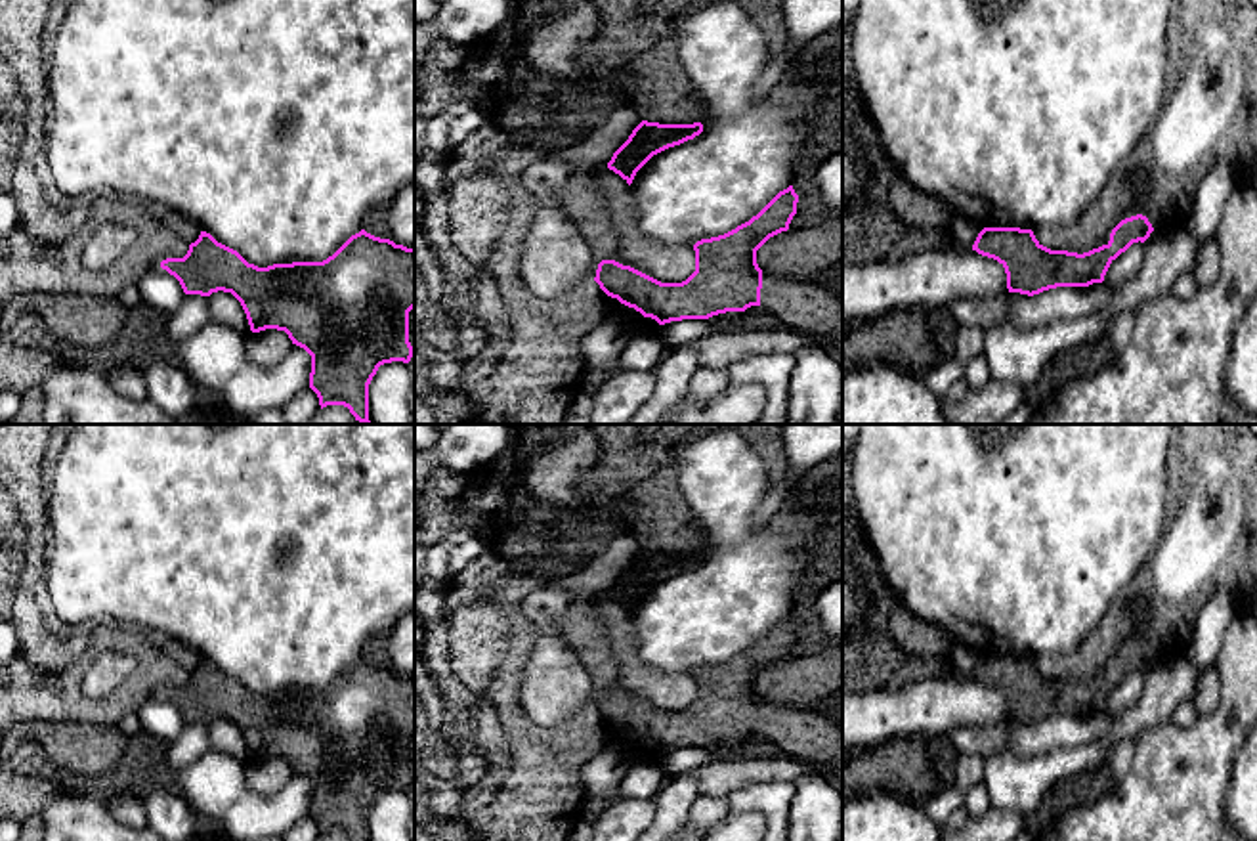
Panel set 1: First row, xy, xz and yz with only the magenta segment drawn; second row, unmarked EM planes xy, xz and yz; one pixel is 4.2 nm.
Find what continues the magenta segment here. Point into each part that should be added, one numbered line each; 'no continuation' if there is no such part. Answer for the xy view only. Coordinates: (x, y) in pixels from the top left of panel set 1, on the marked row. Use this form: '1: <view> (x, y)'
no continuation

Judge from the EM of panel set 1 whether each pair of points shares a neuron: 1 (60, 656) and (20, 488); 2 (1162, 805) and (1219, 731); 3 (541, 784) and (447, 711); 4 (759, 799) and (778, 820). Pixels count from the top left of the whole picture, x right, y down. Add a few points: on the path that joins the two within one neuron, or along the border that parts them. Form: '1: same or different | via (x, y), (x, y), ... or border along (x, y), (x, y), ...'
1: same | via (25, 614), (25, 585), (33, 572), (33, 530)
2: same | via (1175, 786), (1206, 750)
3: same | via (528, 757), (501, 731), (478, 731), (474, 727)
4: same | via (765, 805), (774, 815)

